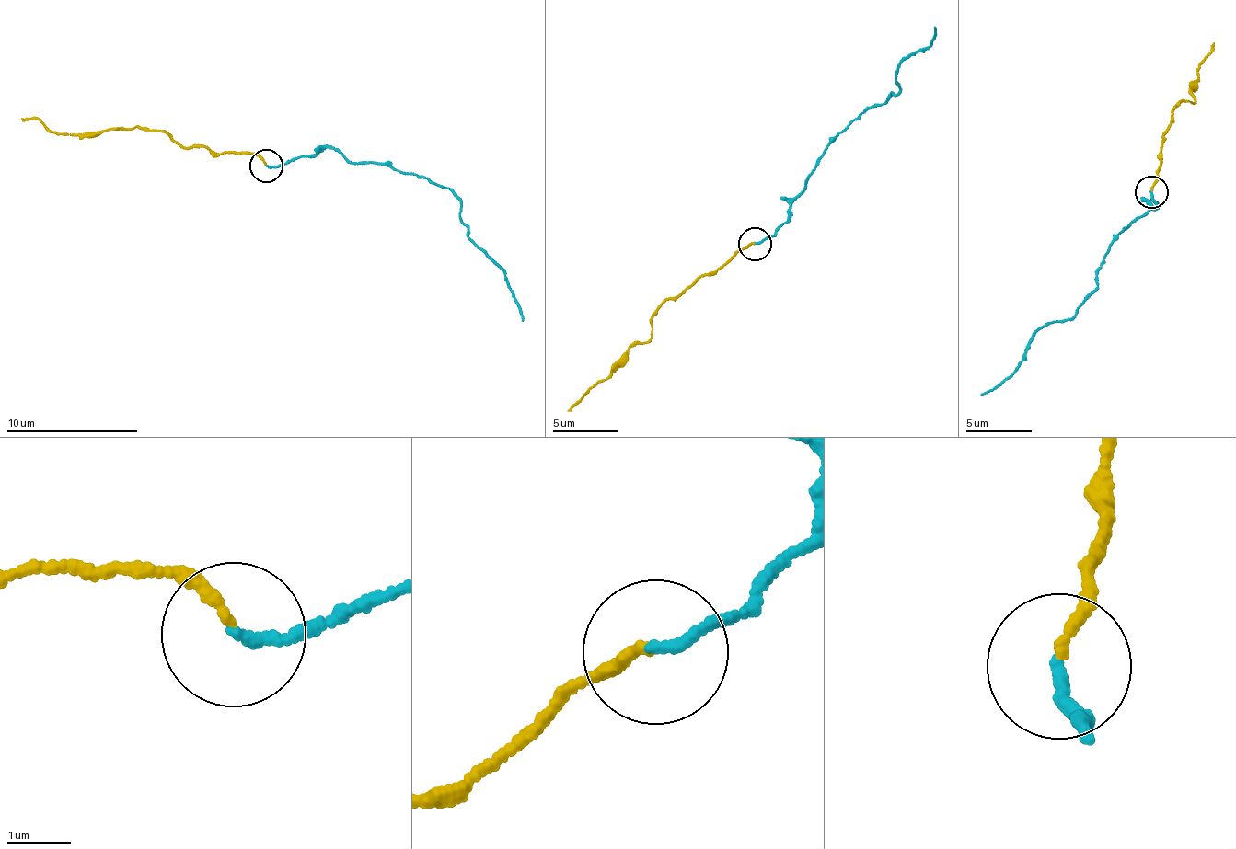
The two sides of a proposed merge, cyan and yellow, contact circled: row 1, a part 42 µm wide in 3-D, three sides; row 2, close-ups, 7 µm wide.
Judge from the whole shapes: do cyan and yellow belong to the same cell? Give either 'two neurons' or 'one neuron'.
one neuron

